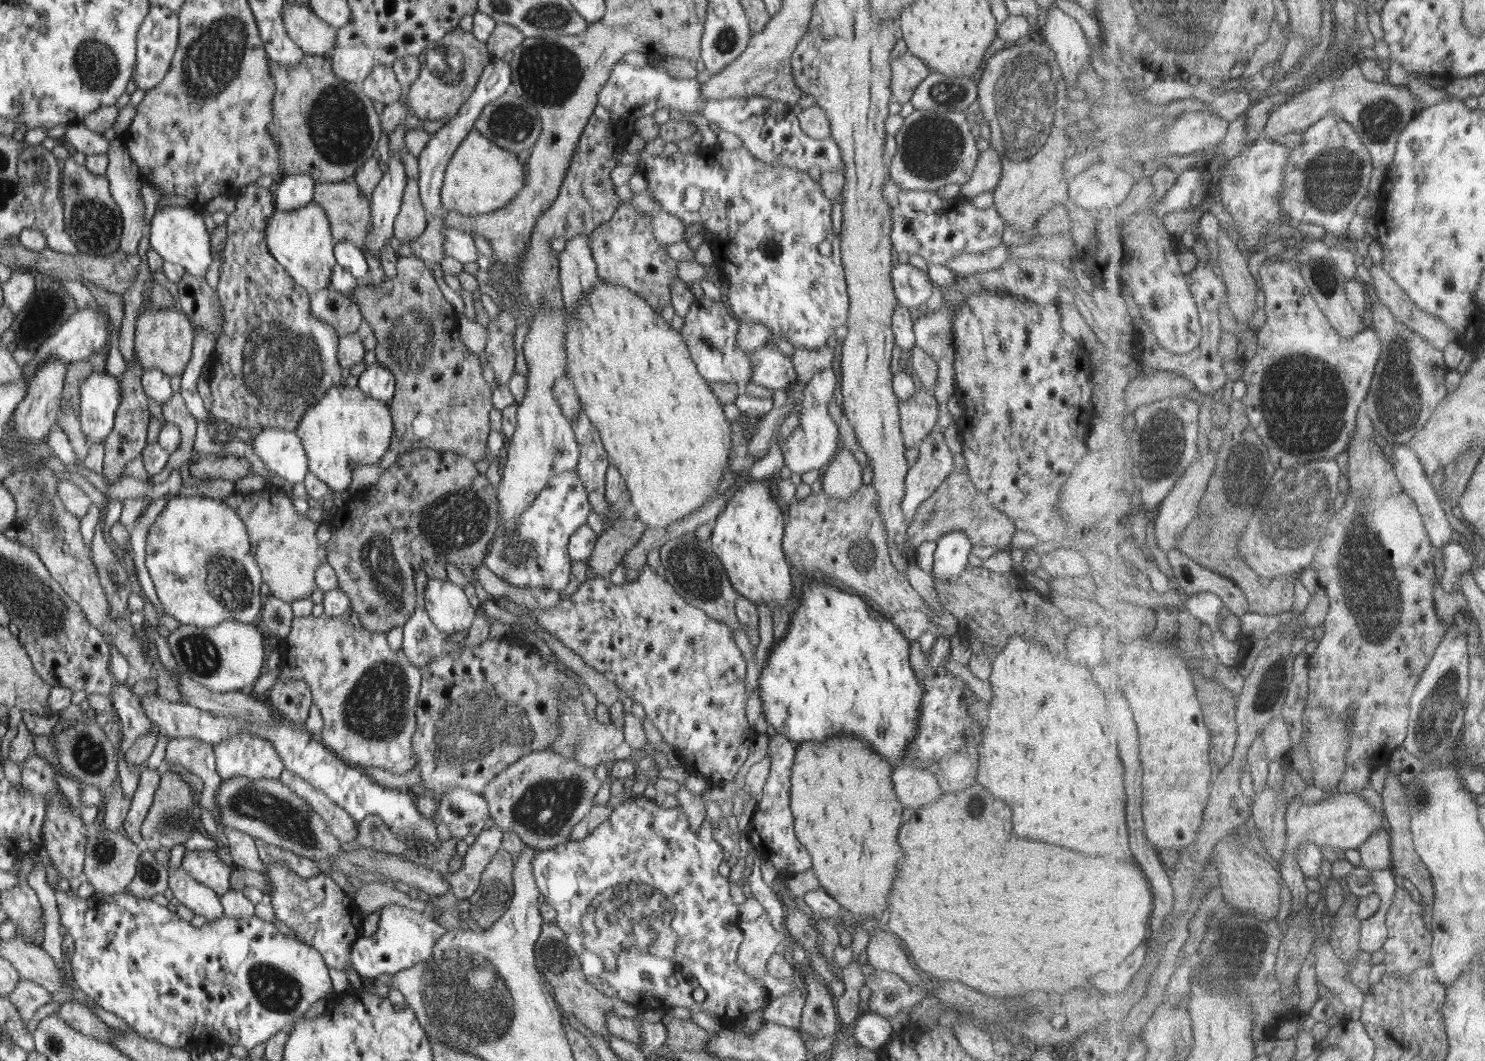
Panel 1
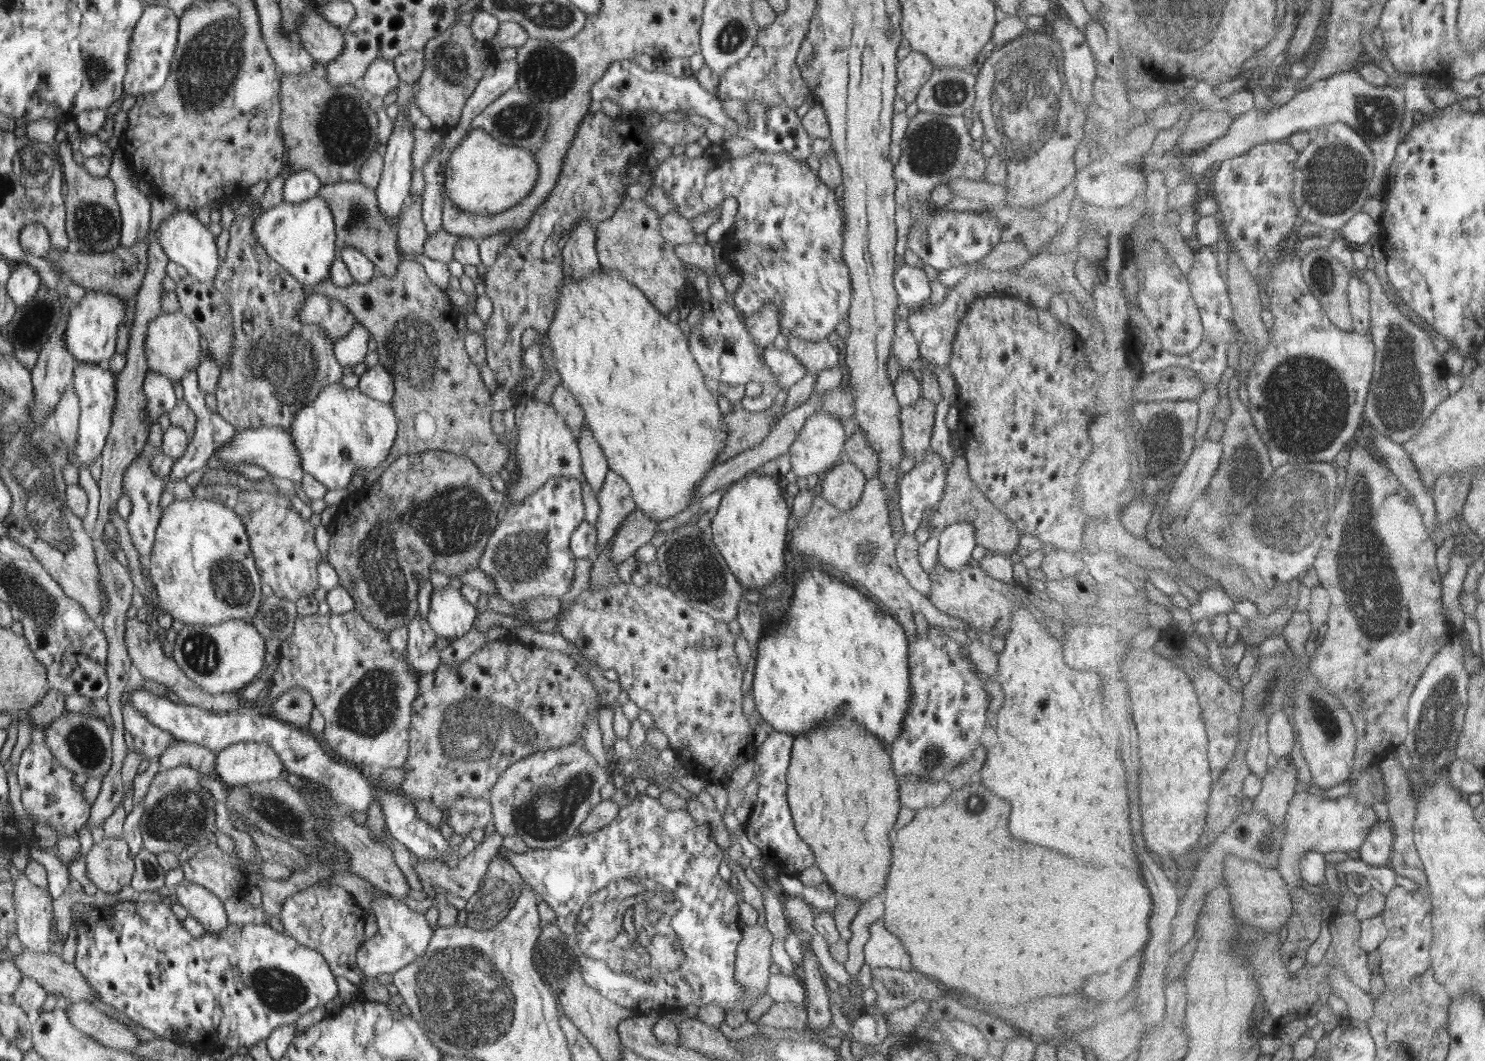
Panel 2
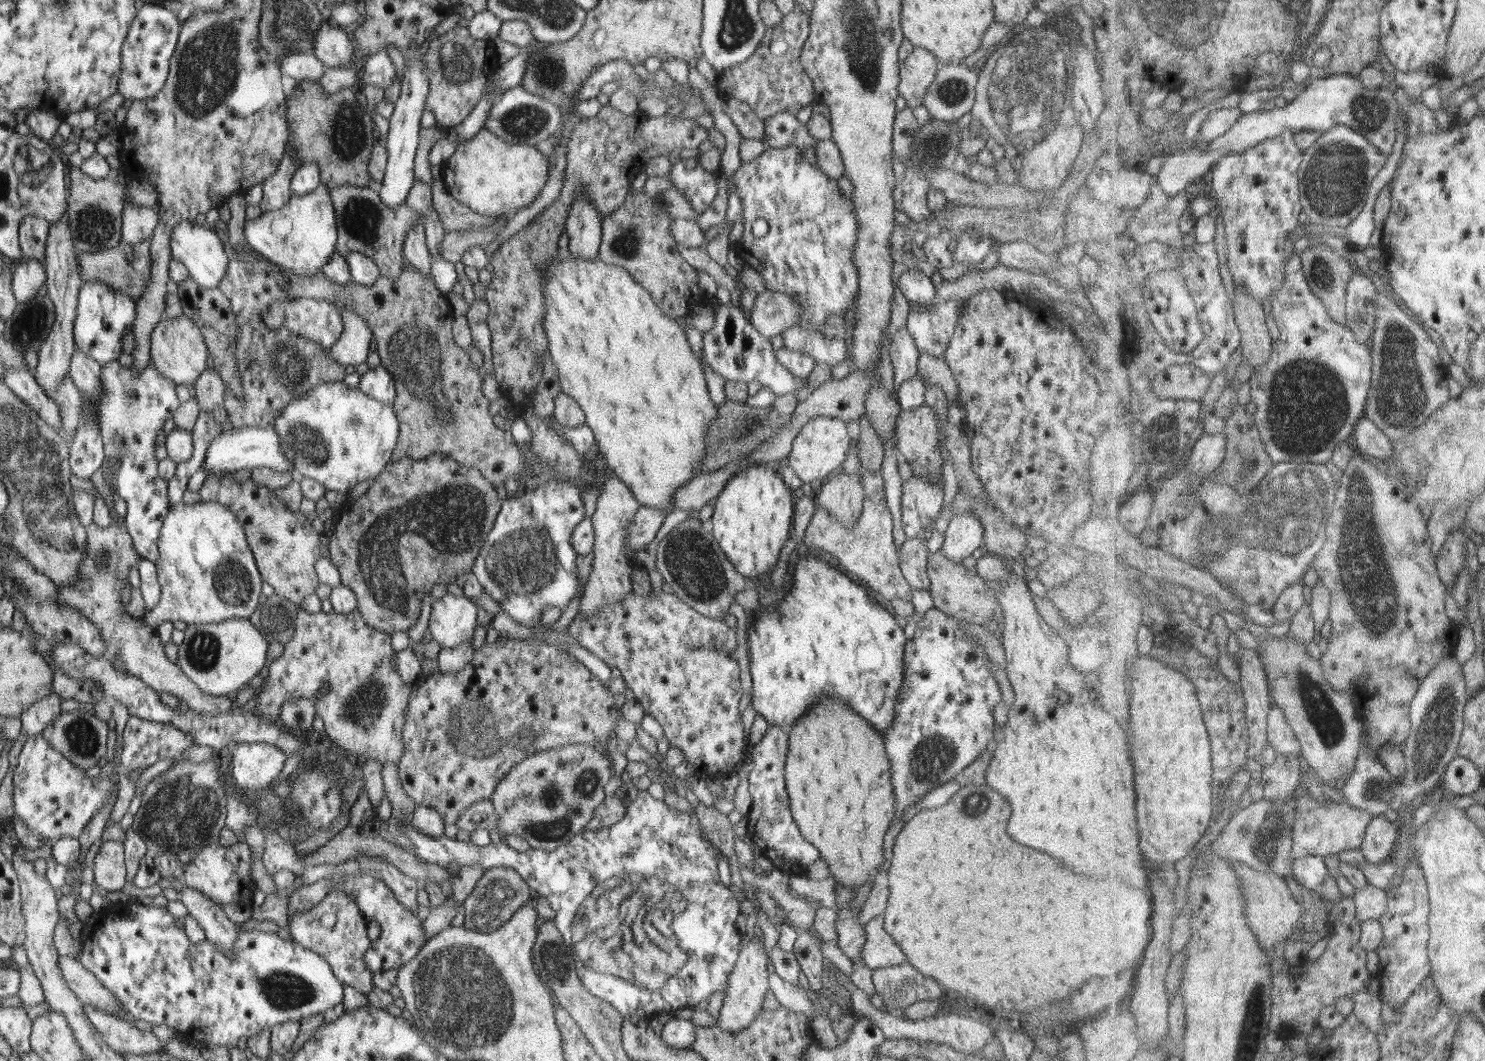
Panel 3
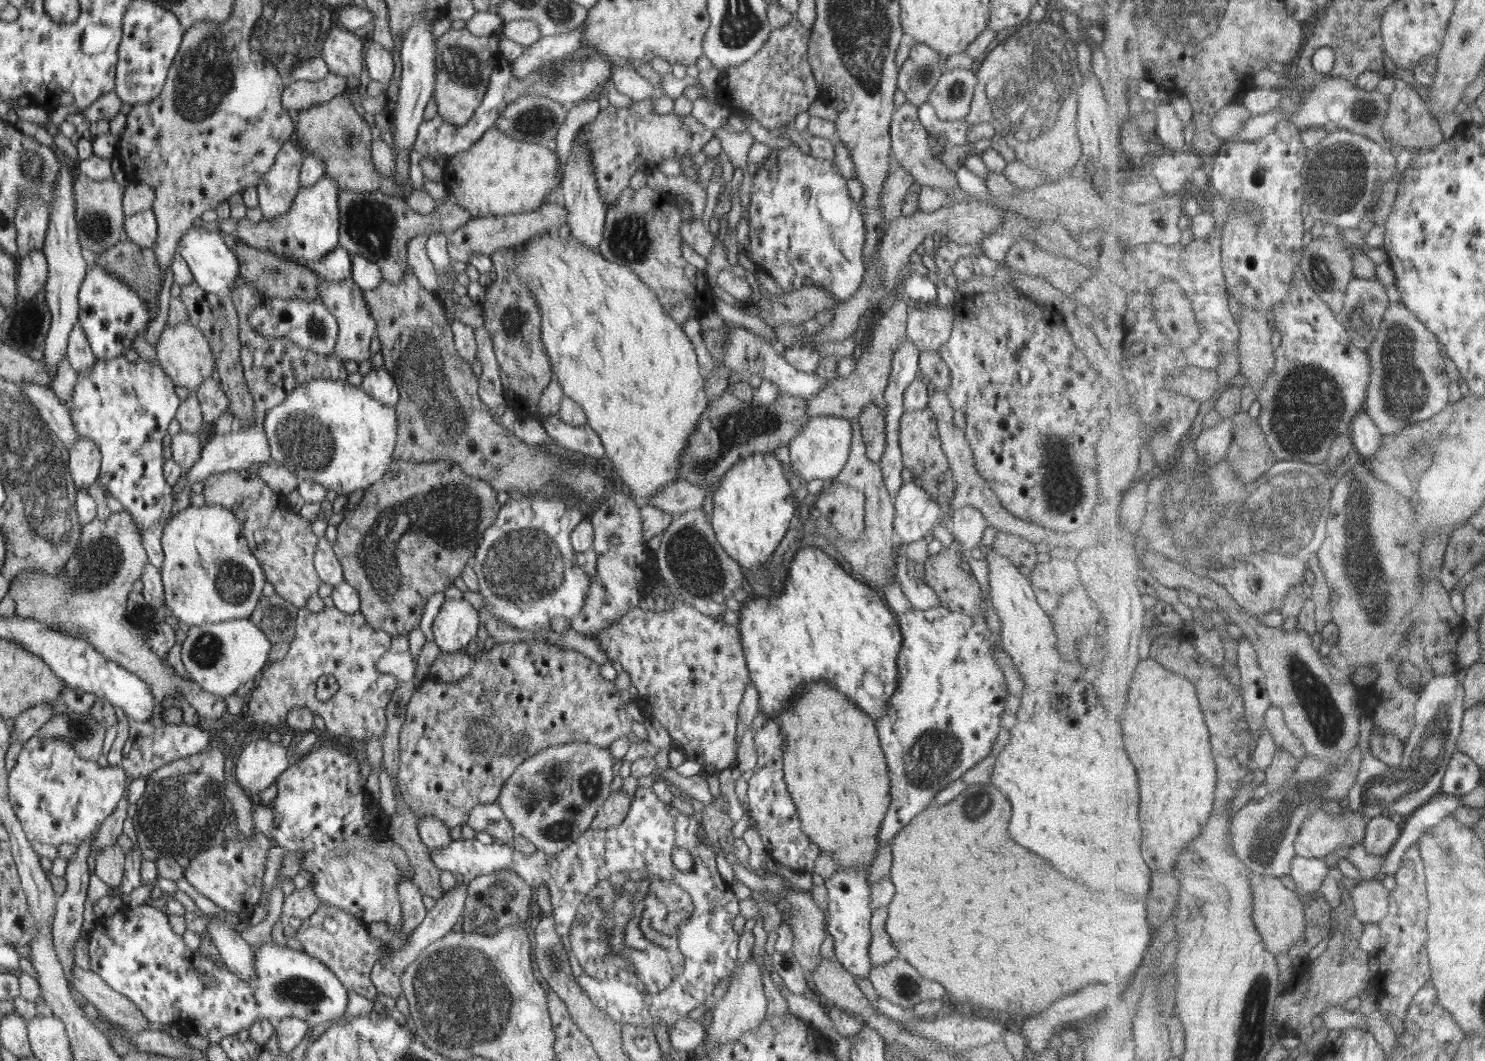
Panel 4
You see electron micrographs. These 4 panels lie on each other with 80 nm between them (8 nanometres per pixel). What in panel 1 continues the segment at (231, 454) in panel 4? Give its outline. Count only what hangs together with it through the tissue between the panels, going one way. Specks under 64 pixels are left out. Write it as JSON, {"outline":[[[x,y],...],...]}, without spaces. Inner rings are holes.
{"outline":[[[266,427],[253,436],[250,444],[270,471],[290,483],[304,482],[310,472],[304,447],[294,431]]]}

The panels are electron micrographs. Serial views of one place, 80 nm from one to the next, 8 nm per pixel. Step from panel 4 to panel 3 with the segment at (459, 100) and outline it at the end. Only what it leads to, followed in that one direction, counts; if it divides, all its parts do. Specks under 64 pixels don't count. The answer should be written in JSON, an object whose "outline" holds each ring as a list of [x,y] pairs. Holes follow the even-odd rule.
{"outline":[[[456,25],[448,33],[432,40],[427,52],[426,76],[430,84],[425,108],[431,110],[436,123],[444,127],[462,124],[483,96],[486,82],[497,64],[494,46],[489,40],[474,39],[468,28]]]}

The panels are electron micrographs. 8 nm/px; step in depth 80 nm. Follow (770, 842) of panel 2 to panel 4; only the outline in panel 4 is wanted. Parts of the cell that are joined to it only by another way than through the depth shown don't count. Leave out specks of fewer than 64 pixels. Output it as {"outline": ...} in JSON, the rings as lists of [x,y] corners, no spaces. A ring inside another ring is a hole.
{"outline":[[[768,718],[762,728],[754,731],[757,762],[753,768],[754,773],[747,782],[749,784],[747,802],[750,807],[750,816],[758,824],[757,829],[768,855],[791,870],[812,872],[822,850],[801,829],[795,802],[788,792],[783,775],[784,752],[782,752],[782,746],[784,746],[784,738],[780,734],[780,727],[772,718]]]}

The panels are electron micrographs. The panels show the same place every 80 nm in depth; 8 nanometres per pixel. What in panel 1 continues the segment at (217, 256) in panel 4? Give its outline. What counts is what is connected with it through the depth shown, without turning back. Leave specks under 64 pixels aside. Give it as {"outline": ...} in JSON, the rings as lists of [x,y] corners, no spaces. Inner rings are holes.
{"outline":[[[190,206],[165,207],[153,216],[150,224],[151,247],[166,261],[183,266],[192,275],[206,275],[212,264],[212,248],[210,248],[210,234],[204,226],[204,220],[196,210],[190,210]]]}

